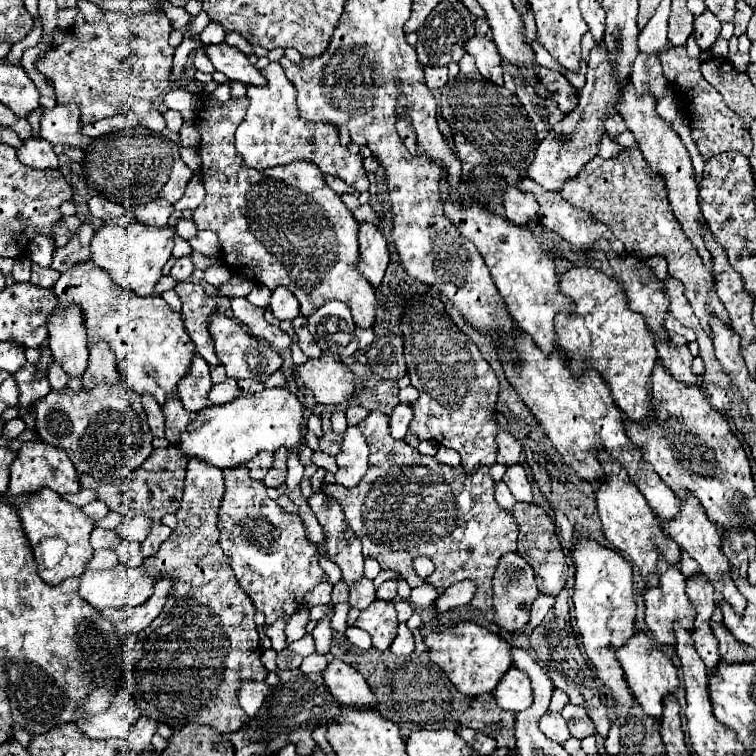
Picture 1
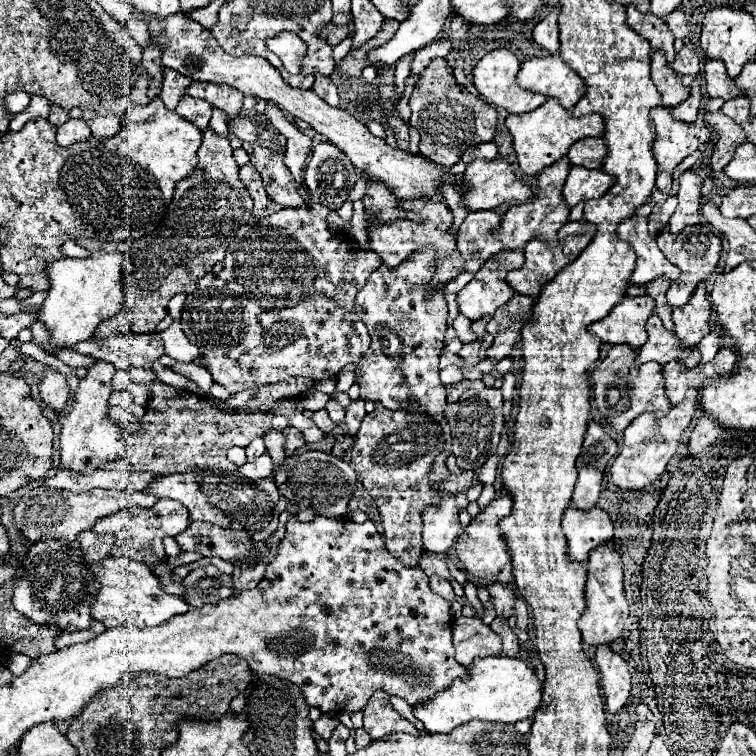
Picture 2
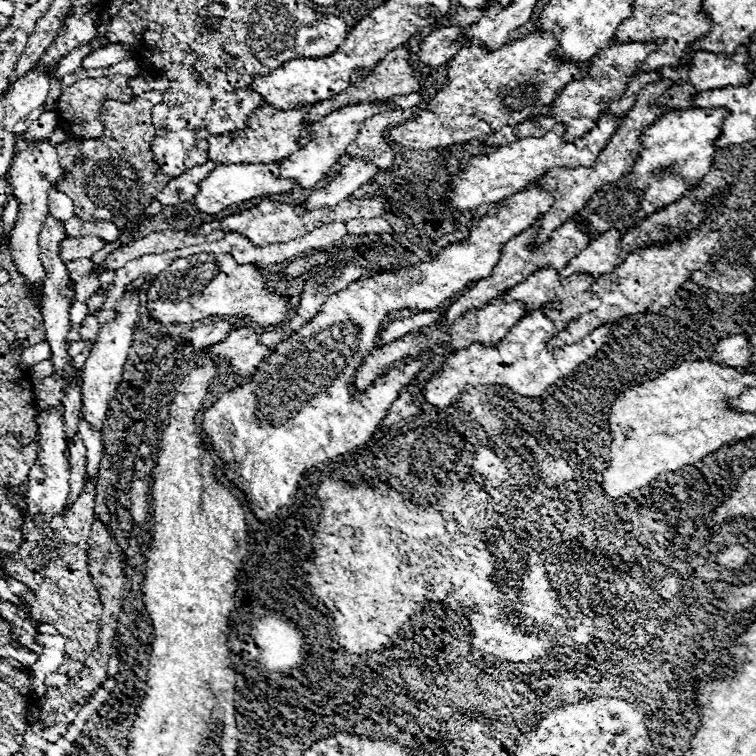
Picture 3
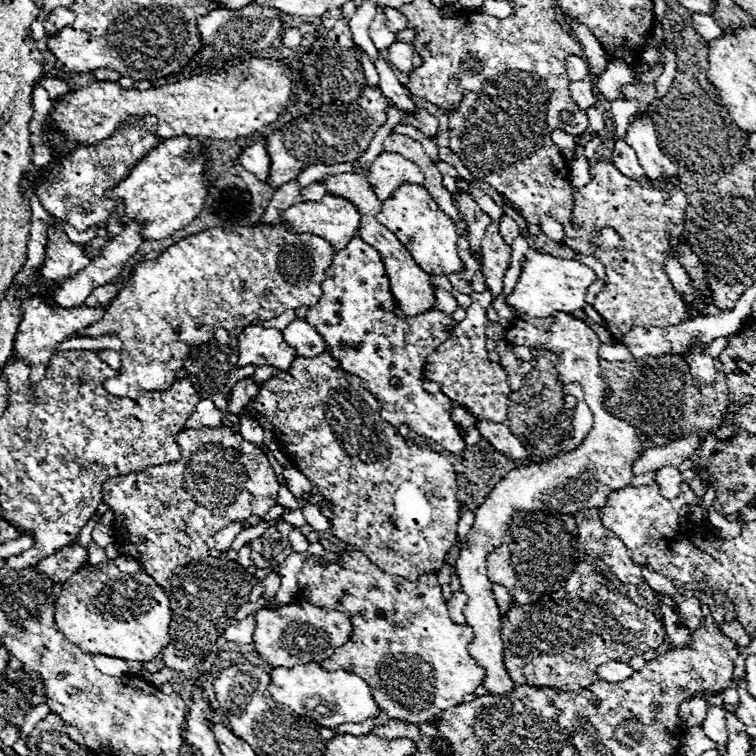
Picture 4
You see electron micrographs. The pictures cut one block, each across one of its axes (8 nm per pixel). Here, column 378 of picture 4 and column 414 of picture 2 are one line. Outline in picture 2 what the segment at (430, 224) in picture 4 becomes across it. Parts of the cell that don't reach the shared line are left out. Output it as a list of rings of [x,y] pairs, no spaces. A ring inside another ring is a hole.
[[[362,172],[362,178],[366,180],[366,194],[362,198],[366,218],[372,224],[388,224],[394,220],[412,220],[412,222],[424,222],[418,214],[406,212],[400,204],[400,198],[382,182],[374,180],[368,172]]]

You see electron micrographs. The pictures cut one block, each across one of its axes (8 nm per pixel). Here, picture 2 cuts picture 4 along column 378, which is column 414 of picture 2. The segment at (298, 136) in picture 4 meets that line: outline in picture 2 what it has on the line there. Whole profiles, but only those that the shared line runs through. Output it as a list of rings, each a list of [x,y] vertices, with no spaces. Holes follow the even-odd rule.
[[[444,58],[432,60],[430,68],[424,70],[420,84],[410,96],[410,108],[412,118],[408,124],[420,132],[420,152],[434,164],[458,164],[468,148],[490,142],[496,134],[496,110],[458,84]]]

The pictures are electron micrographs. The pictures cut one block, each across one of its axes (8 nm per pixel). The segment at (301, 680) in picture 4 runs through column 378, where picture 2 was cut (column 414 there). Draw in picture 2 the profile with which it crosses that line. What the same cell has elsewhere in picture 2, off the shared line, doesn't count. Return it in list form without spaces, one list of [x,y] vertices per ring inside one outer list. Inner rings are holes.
[[[488,656],[472,664],[468,680],[454,680],[454,684],[448,690],[438,692],[434,700],[418,704],[414,708],[414,714],[430,734],[452,732],[452,728],[462,726],[470,720],[514,724],[520,720],[532,720],[534,714],[544,708],[542,688],[544,686],[538,680],[536,672],[524,662],[506,656]]]

